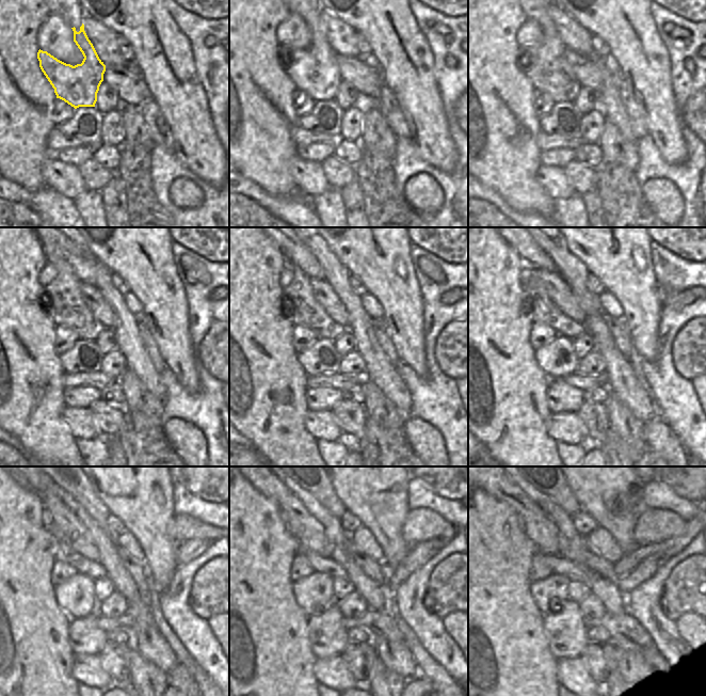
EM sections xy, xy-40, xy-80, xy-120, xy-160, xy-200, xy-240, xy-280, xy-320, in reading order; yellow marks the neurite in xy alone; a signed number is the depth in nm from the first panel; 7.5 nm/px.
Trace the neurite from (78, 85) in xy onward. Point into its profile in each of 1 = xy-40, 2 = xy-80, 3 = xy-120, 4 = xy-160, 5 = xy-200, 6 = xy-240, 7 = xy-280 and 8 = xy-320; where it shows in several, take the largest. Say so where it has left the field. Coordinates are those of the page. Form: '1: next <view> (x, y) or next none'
1: next xy-40 (315, 70)
2: next xy-80 (544, 63)
3: next xy-120 (62, 299)
4: next xy-160 (304, 309)
5: next xy-200 (544, 311)
6: next xy-240 (93, 569)
7: next xy-280 (325, 565)
8: next xy-320 (559, 565)

